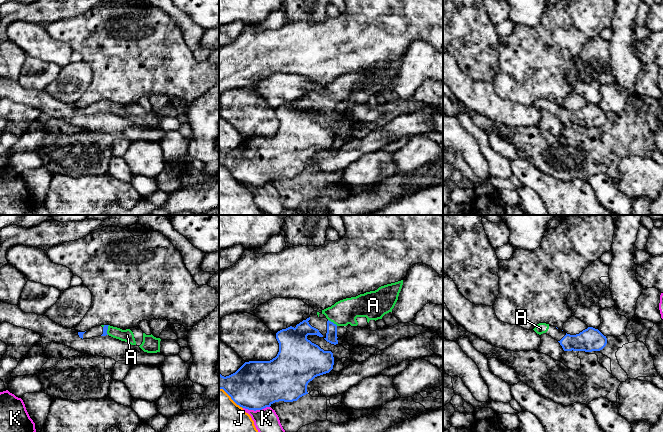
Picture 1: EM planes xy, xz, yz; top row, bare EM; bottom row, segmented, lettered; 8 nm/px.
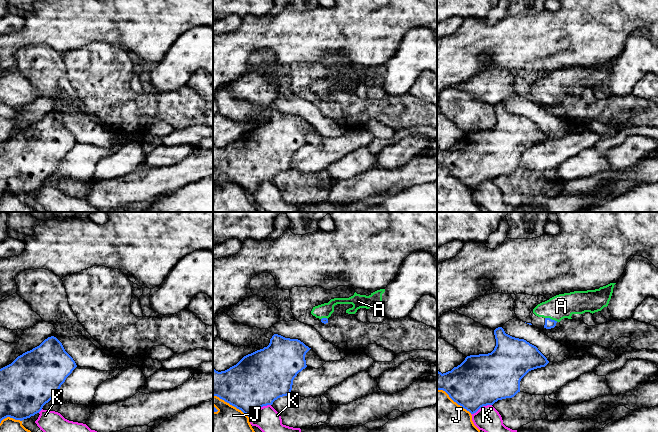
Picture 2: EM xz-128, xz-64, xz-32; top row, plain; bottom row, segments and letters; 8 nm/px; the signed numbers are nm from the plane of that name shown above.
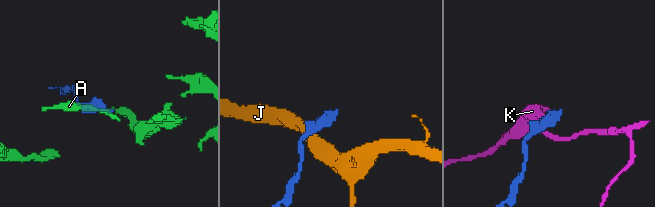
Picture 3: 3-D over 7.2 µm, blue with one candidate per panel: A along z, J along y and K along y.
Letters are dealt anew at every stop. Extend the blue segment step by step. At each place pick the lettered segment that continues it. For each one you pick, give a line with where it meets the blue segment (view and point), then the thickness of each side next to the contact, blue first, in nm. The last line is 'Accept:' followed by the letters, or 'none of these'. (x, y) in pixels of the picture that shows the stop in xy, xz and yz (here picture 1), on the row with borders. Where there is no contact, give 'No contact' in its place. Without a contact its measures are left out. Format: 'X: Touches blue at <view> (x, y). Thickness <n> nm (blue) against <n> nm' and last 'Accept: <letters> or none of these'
A: Touches blue at xz (332, 322). Thickness 100 nm (blue) against 200 nm
Accept: A

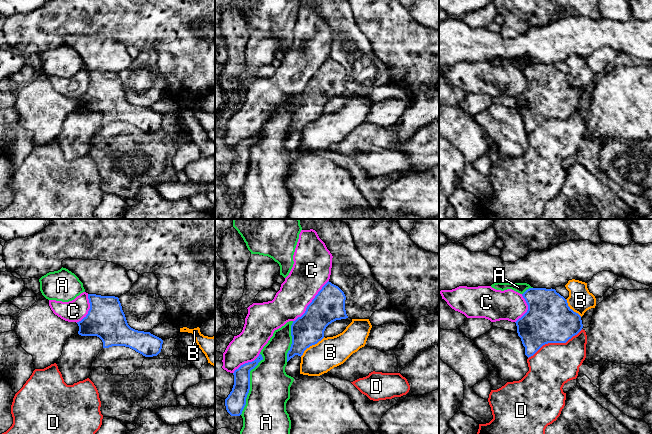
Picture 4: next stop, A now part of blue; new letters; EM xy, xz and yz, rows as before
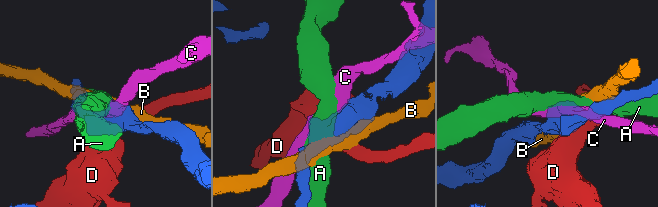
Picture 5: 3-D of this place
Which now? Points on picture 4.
Accept: none of these

